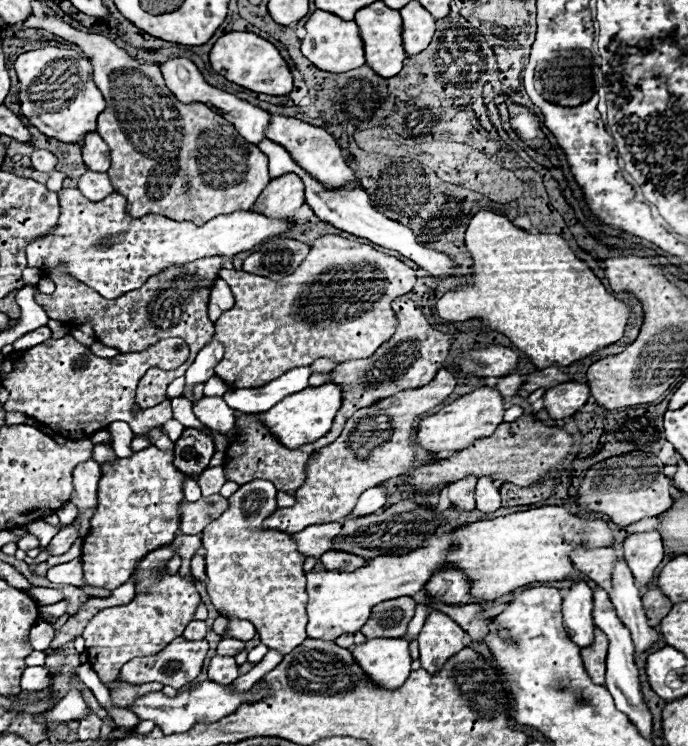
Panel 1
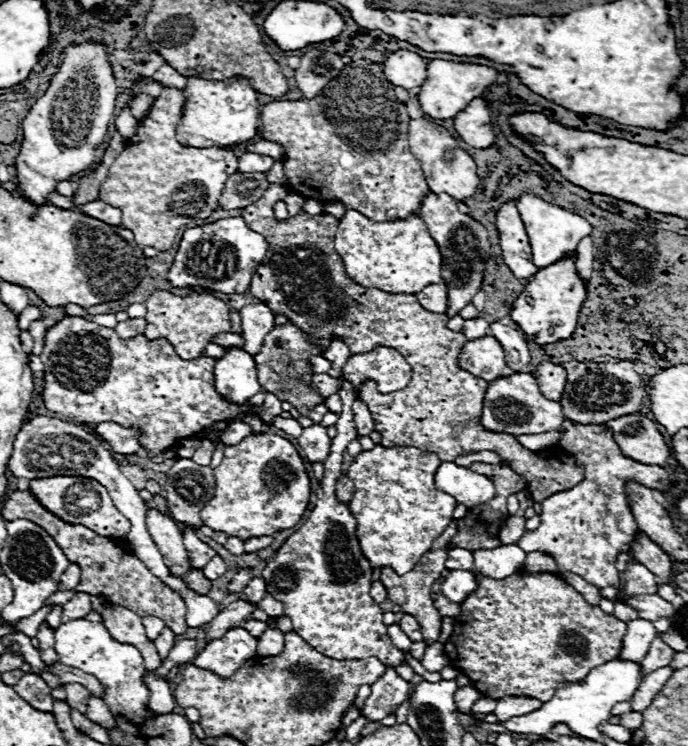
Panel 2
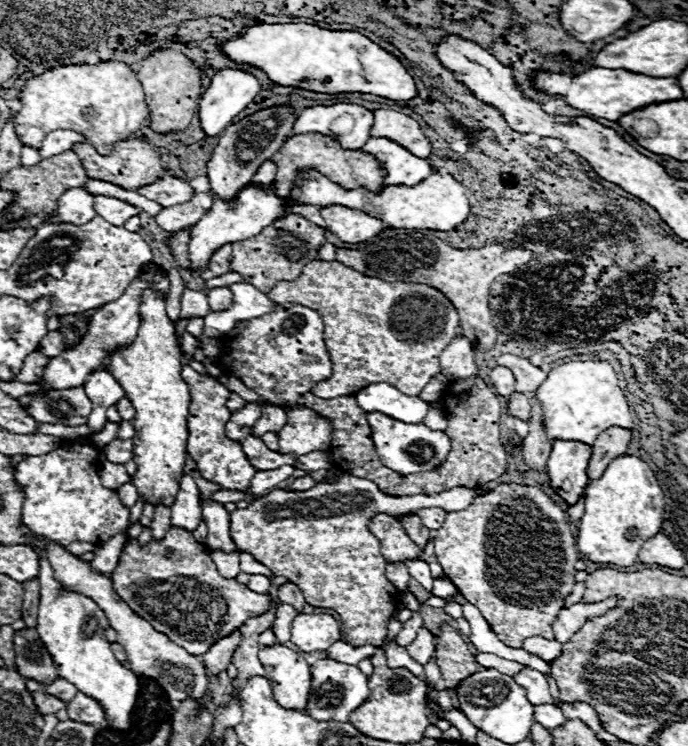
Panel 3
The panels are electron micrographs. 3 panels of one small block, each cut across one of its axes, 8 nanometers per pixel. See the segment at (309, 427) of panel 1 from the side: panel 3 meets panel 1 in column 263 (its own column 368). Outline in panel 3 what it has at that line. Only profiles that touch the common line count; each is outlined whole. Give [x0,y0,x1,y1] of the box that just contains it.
[368,412,450,474]

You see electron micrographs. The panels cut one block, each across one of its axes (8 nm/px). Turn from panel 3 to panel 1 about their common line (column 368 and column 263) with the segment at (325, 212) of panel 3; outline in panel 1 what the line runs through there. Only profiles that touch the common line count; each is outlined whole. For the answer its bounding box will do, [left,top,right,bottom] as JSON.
[26,188,290,300]

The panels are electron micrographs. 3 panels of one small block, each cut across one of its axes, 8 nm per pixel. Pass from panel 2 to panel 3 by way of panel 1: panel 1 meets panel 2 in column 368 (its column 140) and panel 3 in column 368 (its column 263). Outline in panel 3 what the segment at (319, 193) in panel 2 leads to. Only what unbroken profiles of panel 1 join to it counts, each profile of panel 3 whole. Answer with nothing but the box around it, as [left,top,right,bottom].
[270,132,386,196]

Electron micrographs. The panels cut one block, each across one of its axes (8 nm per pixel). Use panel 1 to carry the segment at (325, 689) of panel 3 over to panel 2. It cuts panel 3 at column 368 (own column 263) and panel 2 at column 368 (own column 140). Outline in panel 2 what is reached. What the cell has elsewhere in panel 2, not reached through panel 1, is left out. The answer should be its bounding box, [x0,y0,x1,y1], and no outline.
[362,668,406,720]

